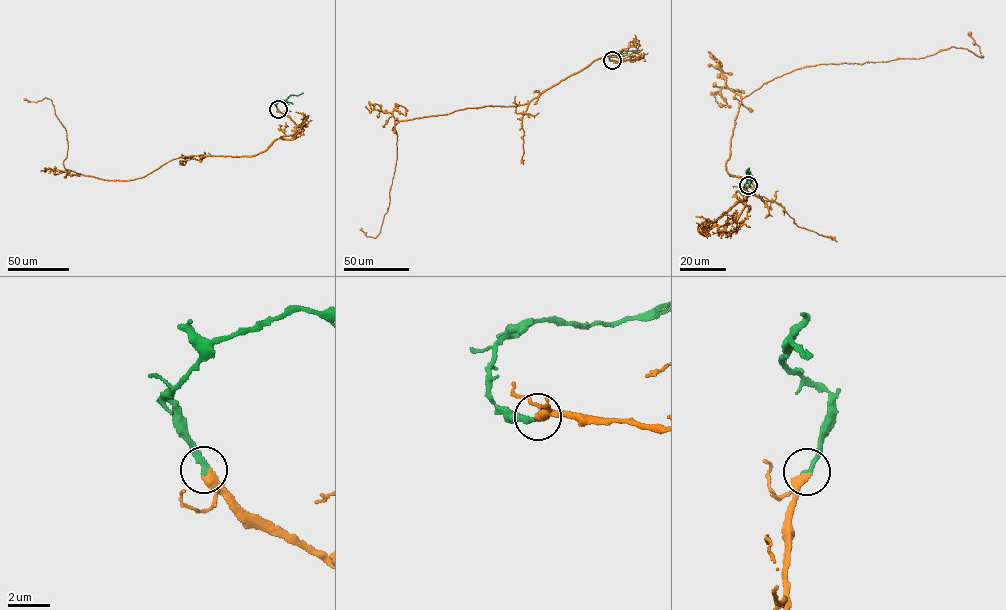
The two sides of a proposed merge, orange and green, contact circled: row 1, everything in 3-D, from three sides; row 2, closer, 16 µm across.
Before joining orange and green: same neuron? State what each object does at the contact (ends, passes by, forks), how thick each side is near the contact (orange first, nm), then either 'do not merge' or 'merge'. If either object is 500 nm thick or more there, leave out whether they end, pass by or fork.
orange ends there; green ends there; 440 nm thick on the orange side, 280 nm on the other; merge

